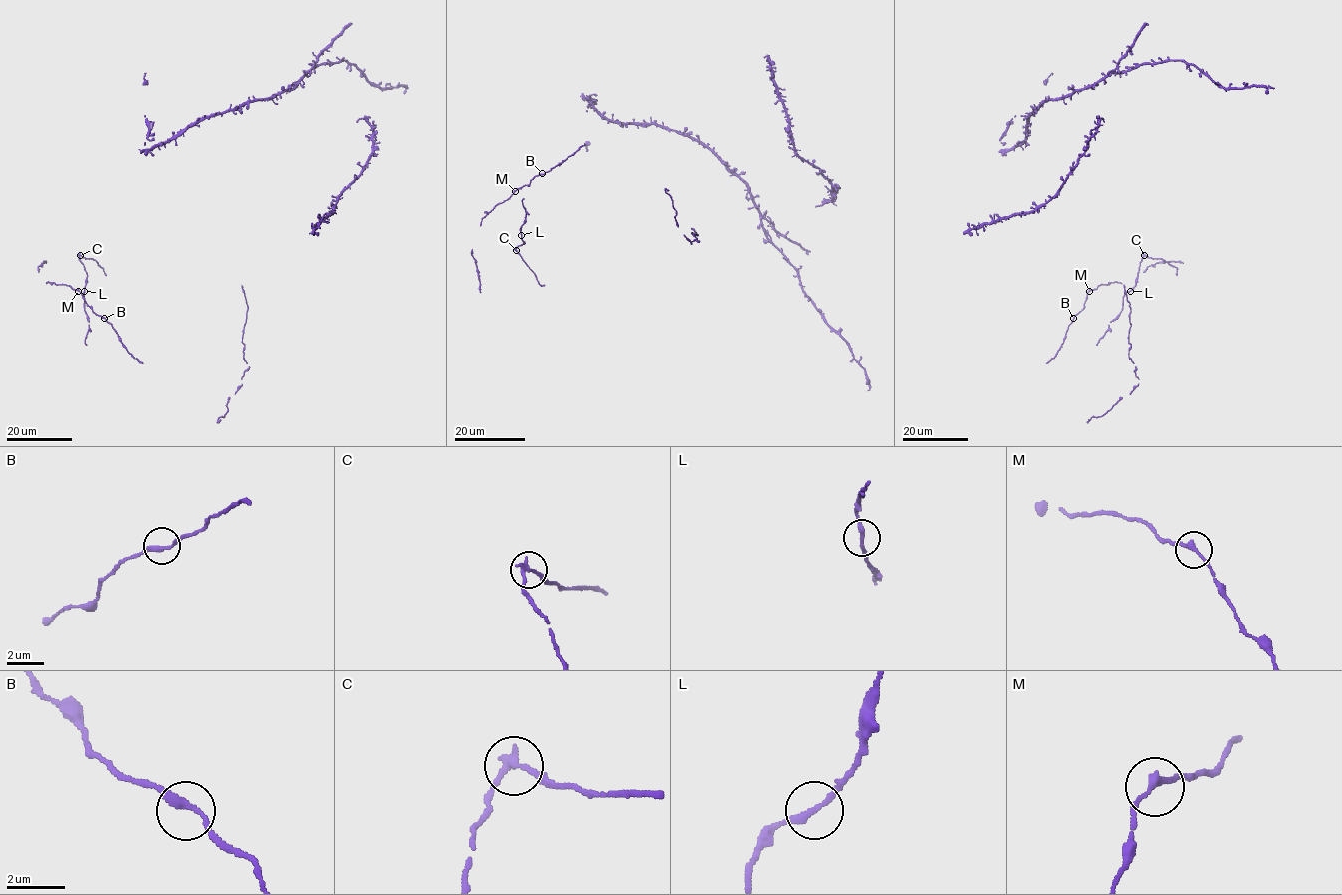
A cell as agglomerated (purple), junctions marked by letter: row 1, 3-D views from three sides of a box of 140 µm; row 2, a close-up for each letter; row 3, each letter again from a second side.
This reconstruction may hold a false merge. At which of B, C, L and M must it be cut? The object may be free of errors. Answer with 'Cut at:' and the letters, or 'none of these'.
Cut at: C

